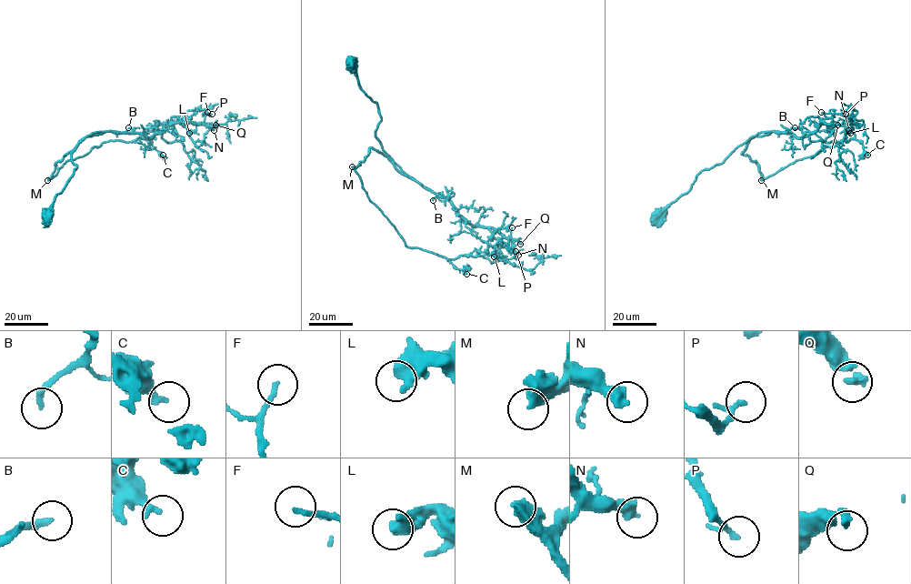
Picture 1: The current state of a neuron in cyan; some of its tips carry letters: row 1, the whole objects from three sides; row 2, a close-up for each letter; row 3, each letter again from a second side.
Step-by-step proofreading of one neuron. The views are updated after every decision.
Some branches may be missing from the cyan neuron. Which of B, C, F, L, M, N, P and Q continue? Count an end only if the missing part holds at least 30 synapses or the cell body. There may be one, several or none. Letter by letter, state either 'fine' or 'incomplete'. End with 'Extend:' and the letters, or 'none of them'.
B: incomplete
C: fine
F: fine
L: fine
M: incomplete
N: incomplete
P: fine
Q: incomplete
Extend: B, M, N, Q

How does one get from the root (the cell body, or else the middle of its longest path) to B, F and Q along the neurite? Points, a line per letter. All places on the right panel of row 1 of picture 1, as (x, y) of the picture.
B: (655, 216), (685, 194), (702, 171), (721, 164), (751, 137), (795, 127)
F: (655, 216), (702, 171), (751, 137), (765, 132), (806, 136), (821, 122), (833, 122), (832, 114), (821, 112)
Q: (655, 216), (685, 194), (702, 171), (721, 164), (759, 133), (787, 132), (805, 137), (821, 122), (837, 125)

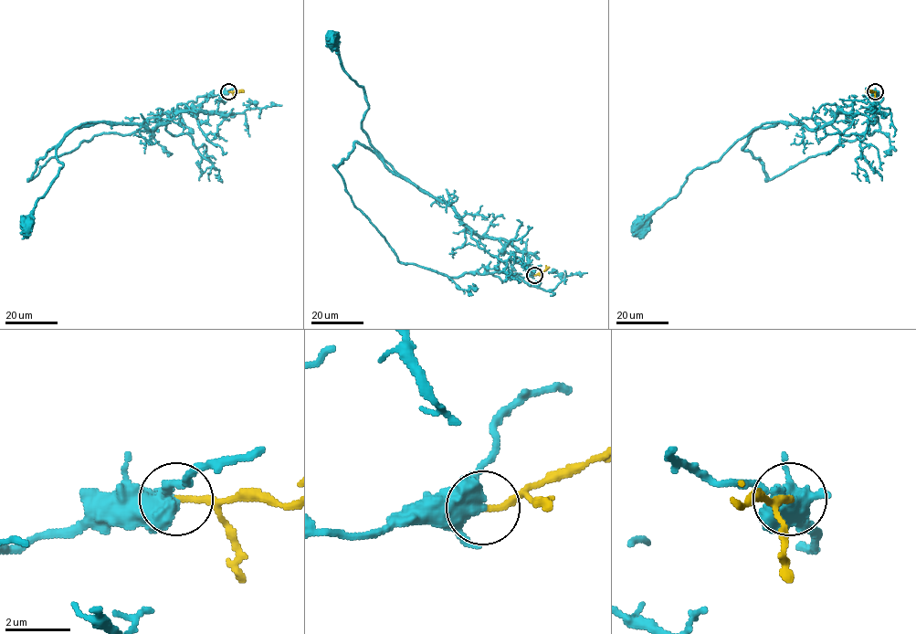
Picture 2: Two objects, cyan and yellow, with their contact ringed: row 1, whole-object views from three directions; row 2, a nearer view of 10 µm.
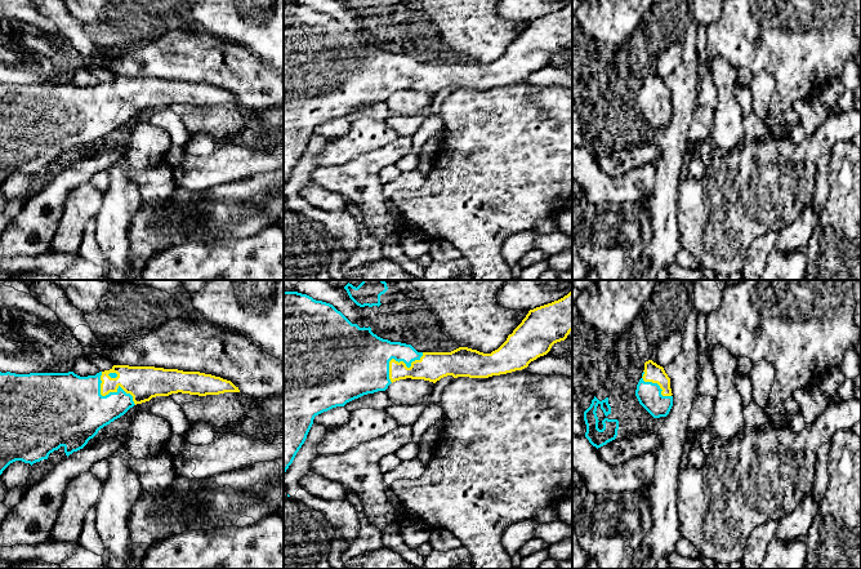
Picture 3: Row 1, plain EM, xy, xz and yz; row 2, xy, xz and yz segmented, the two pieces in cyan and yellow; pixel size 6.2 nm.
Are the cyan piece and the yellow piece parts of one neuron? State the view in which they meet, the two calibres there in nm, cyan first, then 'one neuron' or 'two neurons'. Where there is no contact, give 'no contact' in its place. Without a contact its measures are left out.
xy | 380/200 nm | one neuron

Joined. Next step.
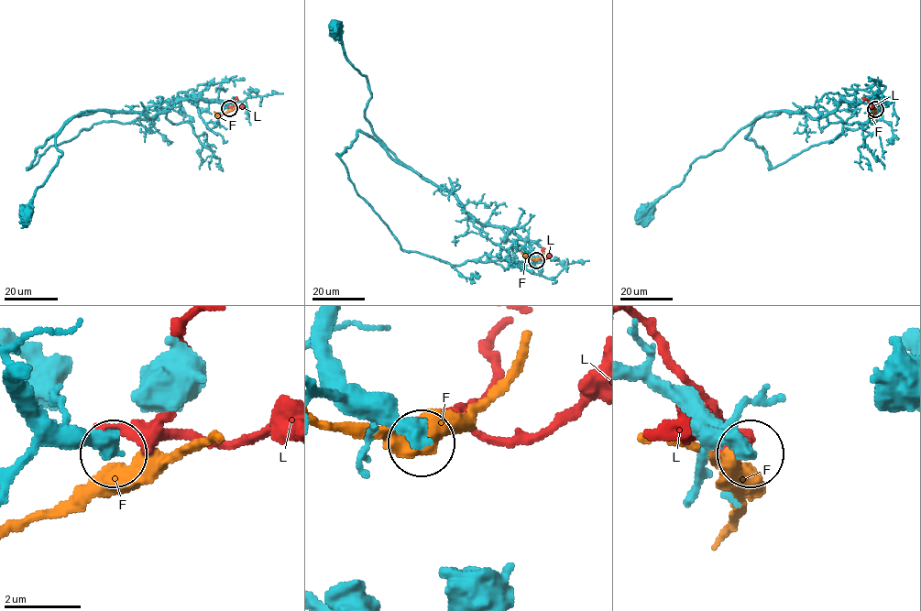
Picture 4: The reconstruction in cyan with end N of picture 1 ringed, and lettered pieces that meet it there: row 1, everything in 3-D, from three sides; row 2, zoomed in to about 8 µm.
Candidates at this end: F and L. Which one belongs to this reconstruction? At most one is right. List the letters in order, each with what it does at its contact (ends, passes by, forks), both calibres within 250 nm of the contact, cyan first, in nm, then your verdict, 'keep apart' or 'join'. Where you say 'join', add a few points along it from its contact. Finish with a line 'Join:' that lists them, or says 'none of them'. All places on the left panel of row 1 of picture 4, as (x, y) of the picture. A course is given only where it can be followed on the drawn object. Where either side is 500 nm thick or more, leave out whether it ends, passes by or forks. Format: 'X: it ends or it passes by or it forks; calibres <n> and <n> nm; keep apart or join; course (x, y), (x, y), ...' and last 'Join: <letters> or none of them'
F: calibres 480 and 550 nm; keep apart
L: calibres 550 and 340 nm; keep apart
Join: none of them

